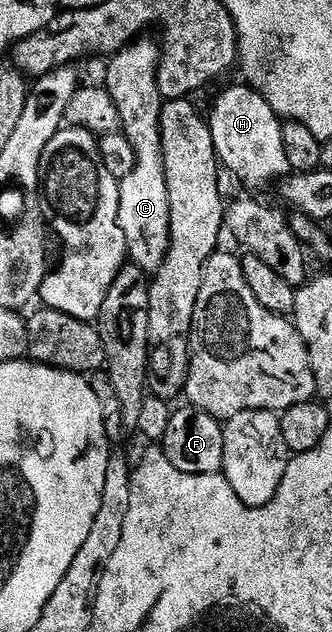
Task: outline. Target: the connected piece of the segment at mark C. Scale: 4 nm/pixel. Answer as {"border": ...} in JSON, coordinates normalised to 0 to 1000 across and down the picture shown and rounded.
{"border":[[[425,59],[352,87],[322,95],[325,114],[307,125],[325,139],[343,166],[355,166],[355,185],[367,210],[404,236],[404,274],[361,285],[355,350],[386,389],[383,408],[431,429],[467,432],[503,407],[518,384],[512,347],[512,307],[503,304],[500,261],[491,255],[488,185],[497,158],[482,152],[476,116],[488,74],[479,66],[455,68],[446,59]]]}

